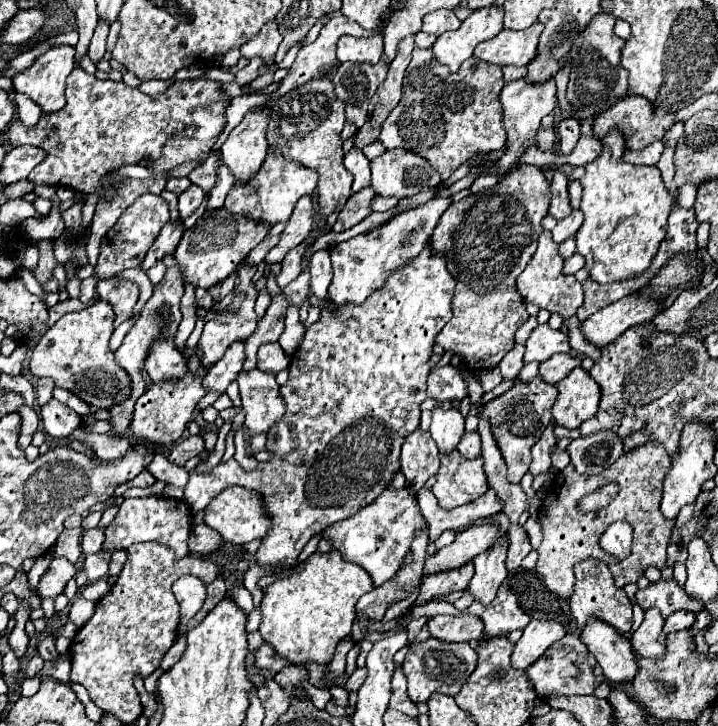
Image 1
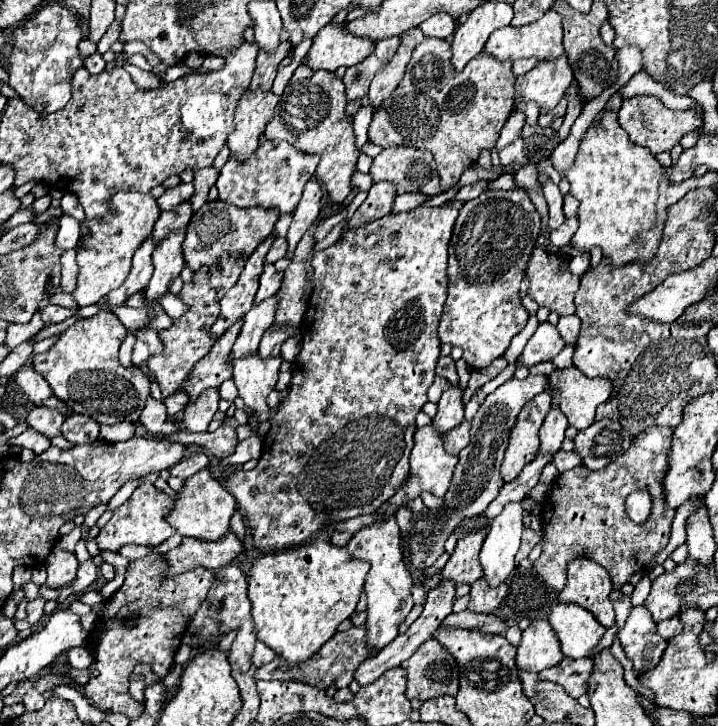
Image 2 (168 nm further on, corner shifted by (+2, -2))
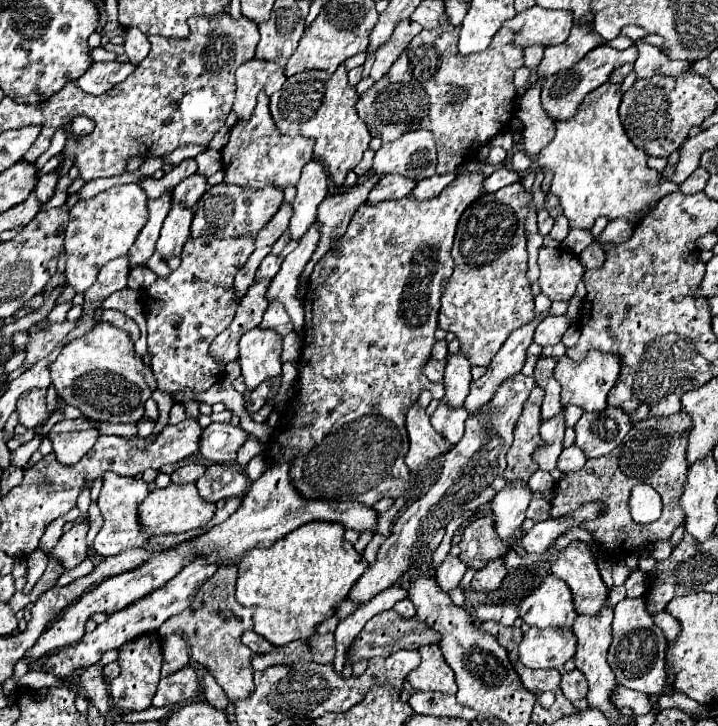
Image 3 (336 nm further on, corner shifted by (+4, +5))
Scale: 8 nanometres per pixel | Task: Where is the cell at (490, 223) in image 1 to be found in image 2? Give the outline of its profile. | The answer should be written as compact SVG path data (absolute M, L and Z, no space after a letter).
M488 190L464 204L458 214L448 260L448 298L438 338L464 350L470 368L480 370L504 356L510 340L526 326L528 312L520 302L520 282L540 234L540 214L524 190Z

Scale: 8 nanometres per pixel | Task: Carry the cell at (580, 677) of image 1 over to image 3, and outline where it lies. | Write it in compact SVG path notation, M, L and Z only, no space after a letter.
M574 669L574 671L564 671L562 673L562 683L560 683L564 695L570 699L570 701L576 701L576 699L582 699L586 697L588 693L588 685L586 685L586 679L584 675L580 673L580 669Z

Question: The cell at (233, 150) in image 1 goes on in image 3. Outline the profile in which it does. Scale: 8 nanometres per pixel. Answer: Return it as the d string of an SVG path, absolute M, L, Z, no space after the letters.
M250 59L244 65L240 65L236 69L236 101L234 101L234 113L238 115L238 121L250 119L260 91L264 91L270 97L282 87L284 79L286 79L284 69L270 61Z

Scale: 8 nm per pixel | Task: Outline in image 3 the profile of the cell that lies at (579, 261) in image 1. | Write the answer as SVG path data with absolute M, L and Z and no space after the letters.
M592 243L590 247L586 247L582 253L580 253L580 261L586 269L598 269L604 261L604 251L598 243Z

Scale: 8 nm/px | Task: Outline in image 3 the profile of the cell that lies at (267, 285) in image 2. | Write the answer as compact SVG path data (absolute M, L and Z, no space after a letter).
M270 253L270 255L260 263L260 267L258 267L258 271L256 271L256 281L274 277L274 273L278 273L278 265L282 265L282 257Z

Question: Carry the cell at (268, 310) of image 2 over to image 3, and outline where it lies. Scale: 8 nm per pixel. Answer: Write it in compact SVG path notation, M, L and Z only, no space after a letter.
M312 223L306 235L298 241L298 247L284 259L278 275L270 281L270 287L266 291L268 301L288 303L288 313L292 315L292 323L296 325L296 331L302 331L302 325L304 325L304 309L302 309L302 303L296 299L298 277L306 261L312 257L316 243L318 243L318 229L314 229L314 223Z

